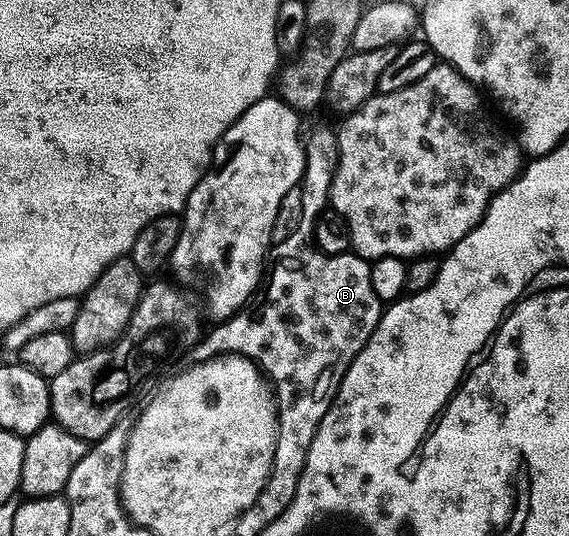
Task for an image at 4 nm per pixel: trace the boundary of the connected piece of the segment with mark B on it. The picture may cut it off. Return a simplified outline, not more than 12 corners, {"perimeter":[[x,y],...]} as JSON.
{"perimeter":[[301,227],[270,257],[266,304],[316,317],[342,375],[382,302],[371,264]]}

